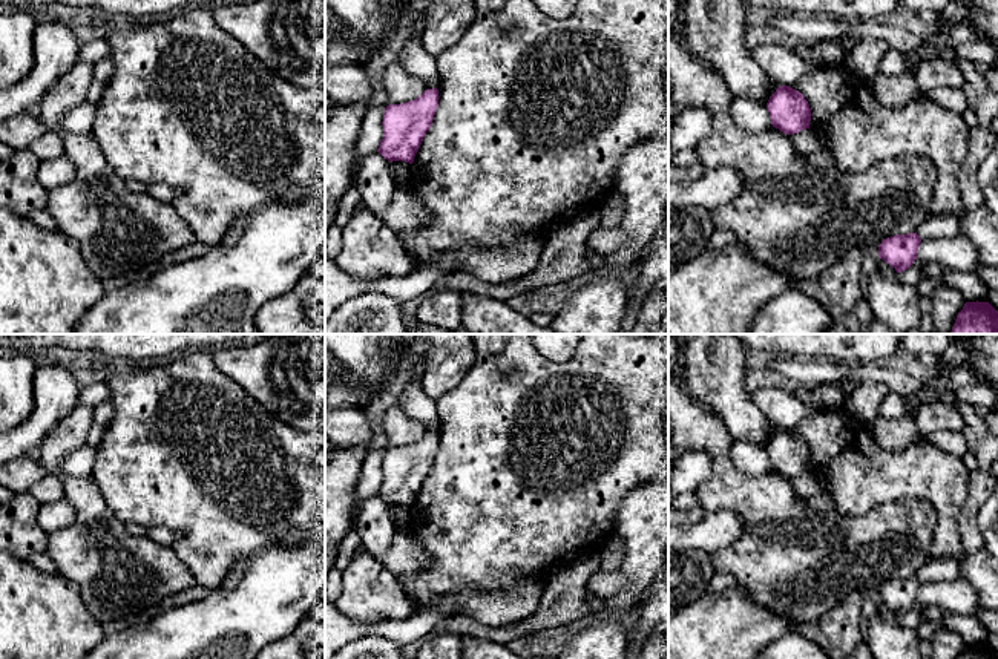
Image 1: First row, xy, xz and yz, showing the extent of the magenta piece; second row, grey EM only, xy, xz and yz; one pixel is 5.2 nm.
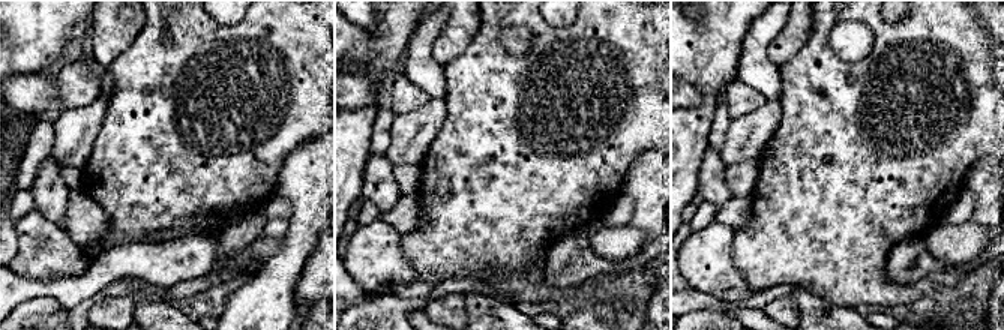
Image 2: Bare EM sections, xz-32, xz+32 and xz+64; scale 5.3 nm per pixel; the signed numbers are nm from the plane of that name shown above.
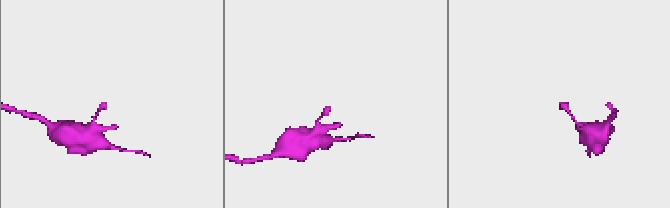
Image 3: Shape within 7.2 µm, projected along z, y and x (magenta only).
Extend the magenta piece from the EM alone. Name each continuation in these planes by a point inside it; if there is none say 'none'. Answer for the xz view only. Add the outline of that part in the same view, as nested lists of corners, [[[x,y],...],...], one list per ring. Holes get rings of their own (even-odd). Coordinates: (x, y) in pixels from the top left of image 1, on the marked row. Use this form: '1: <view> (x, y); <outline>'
1: xz (416, 60); [[[422,12],[414,20],[414,26],[399,57],[399,61],[409,74],[420,78],[426,89],[434,89],[438,86],[438,67],[435,64],[435,57],[429,55],[422,43],[425,25],[426,15]]]

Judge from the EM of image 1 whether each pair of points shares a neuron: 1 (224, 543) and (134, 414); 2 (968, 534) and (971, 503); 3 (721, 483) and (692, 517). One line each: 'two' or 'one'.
1: one
2: one
3: two

